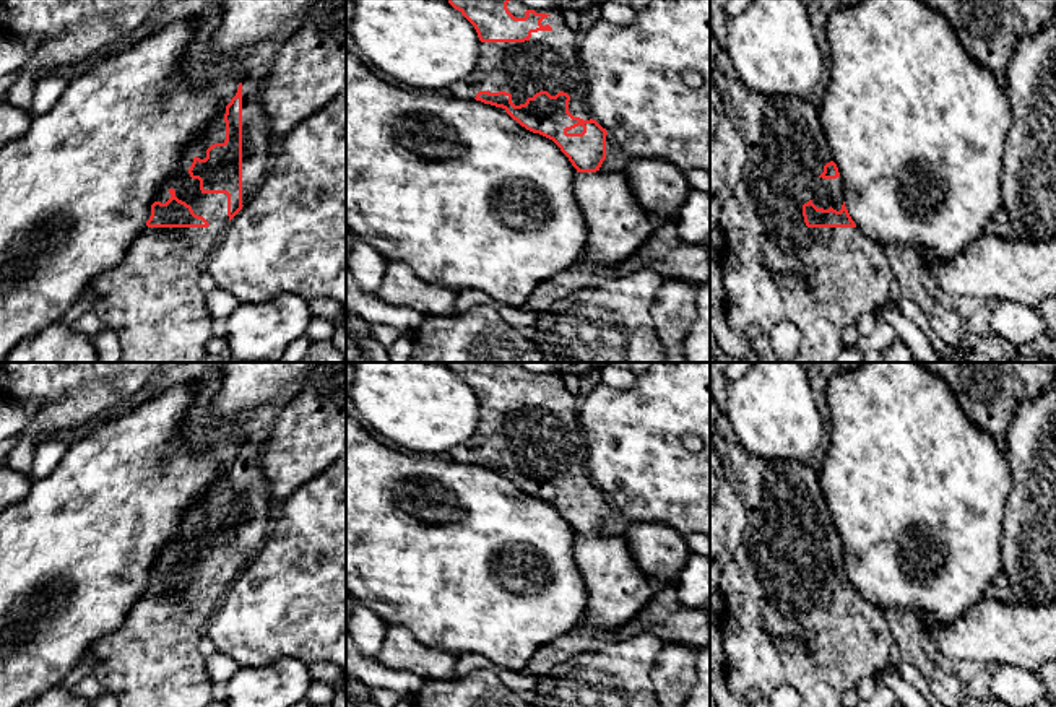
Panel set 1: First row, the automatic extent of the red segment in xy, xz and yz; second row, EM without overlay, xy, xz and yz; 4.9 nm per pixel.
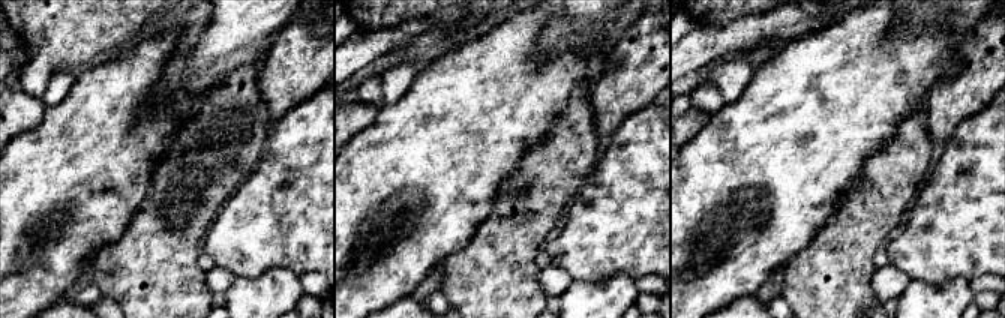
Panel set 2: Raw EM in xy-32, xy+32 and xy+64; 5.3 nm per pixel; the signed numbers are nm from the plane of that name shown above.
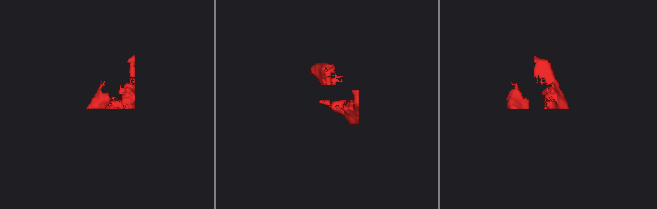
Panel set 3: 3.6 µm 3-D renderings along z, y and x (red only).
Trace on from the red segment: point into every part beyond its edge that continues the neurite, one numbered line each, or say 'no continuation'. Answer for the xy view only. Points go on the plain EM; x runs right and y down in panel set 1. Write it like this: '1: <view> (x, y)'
1: xy (151, 660)

